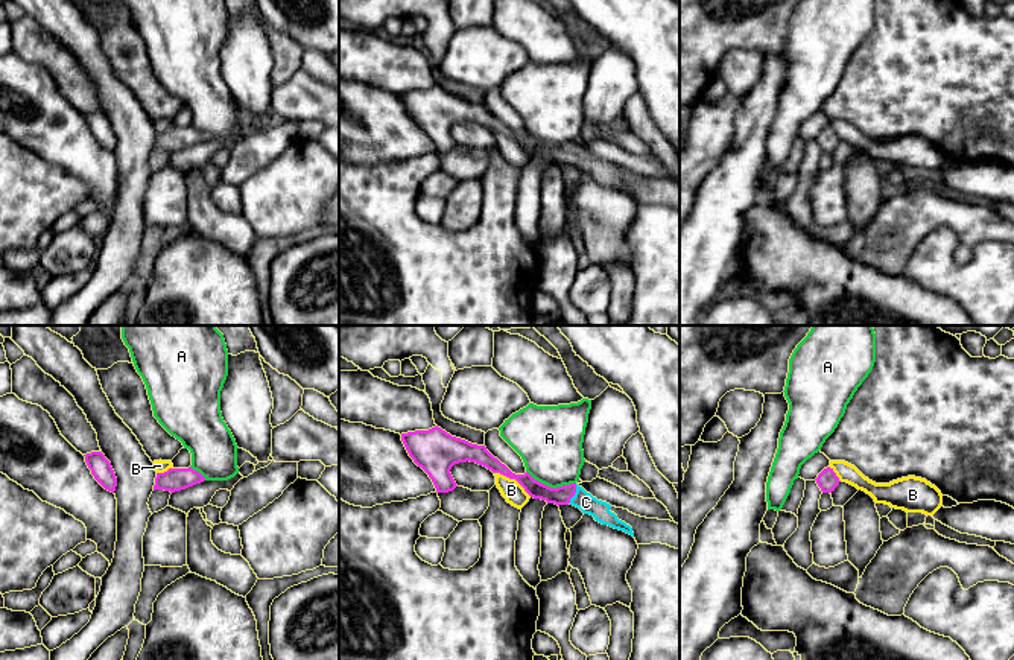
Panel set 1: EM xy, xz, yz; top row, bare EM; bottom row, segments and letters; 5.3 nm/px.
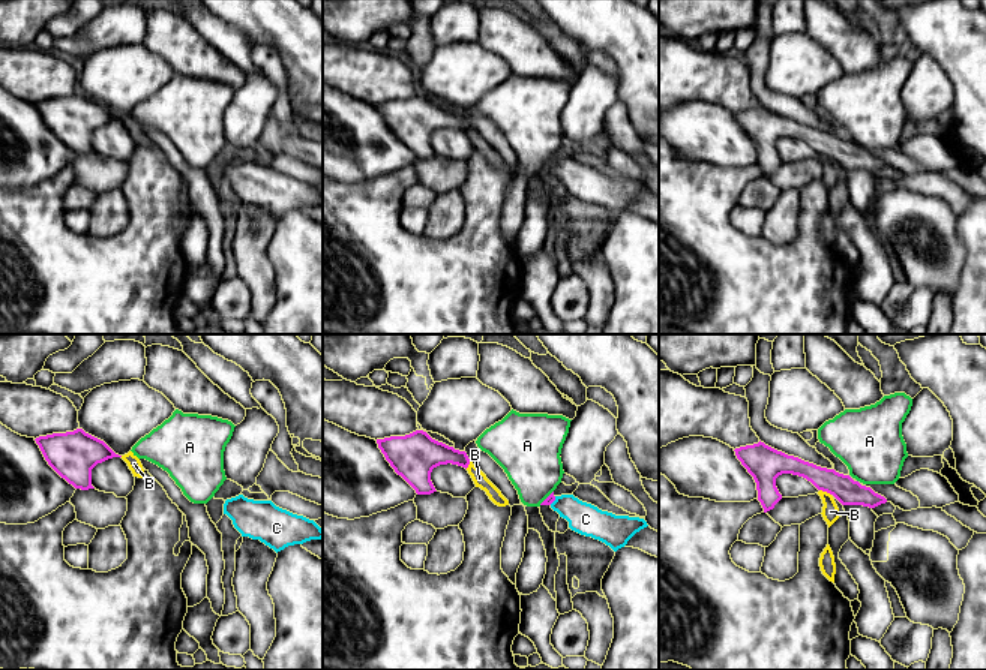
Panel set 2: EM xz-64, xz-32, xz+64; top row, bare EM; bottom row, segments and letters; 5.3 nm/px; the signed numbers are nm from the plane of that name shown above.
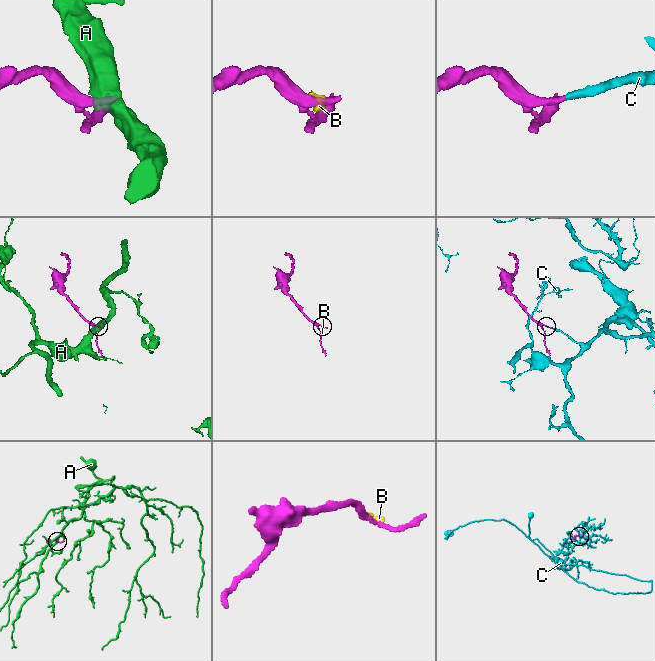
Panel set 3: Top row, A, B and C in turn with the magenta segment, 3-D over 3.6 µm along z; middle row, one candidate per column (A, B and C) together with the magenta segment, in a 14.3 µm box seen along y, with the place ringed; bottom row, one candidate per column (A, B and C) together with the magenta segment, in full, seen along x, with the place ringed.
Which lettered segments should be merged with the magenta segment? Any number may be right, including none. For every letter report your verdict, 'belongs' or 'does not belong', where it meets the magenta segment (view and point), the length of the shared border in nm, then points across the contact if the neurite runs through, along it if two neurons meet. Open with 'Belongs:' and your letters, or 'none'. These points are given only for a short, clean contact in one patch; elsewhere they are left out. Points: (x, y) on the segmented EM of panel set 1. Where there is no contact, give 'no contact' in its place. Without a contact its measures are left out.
Belongs: C
A: does not belong | xz (549, 487) | 280 nm | along xz (526, 470), (535, 479), (551, 487), (575, 484)
B: does not belong | xz (513, 478) | 240 nm | along xz (494, 472), (513, 478), (531, 496)
C: belongs | xz (575, 491) | 110 nm | across xz (560, 496), (575, 491), (586, 502)

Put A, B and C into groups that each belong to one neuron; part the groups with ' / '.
A / B / C

